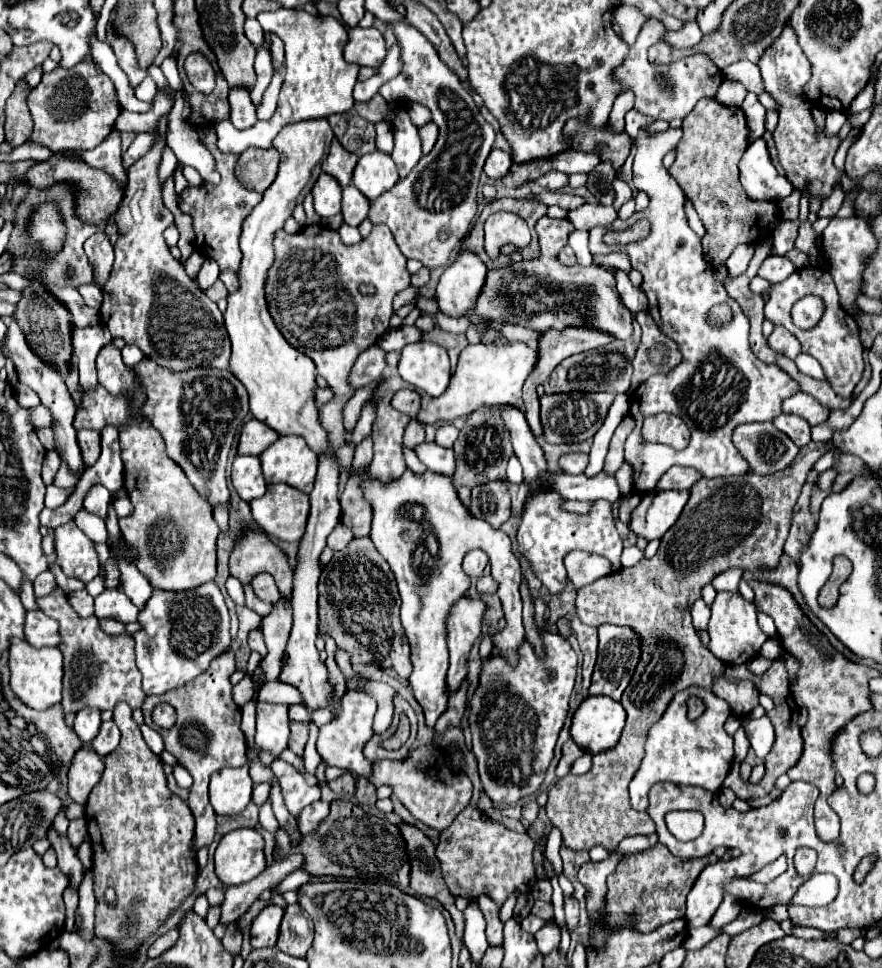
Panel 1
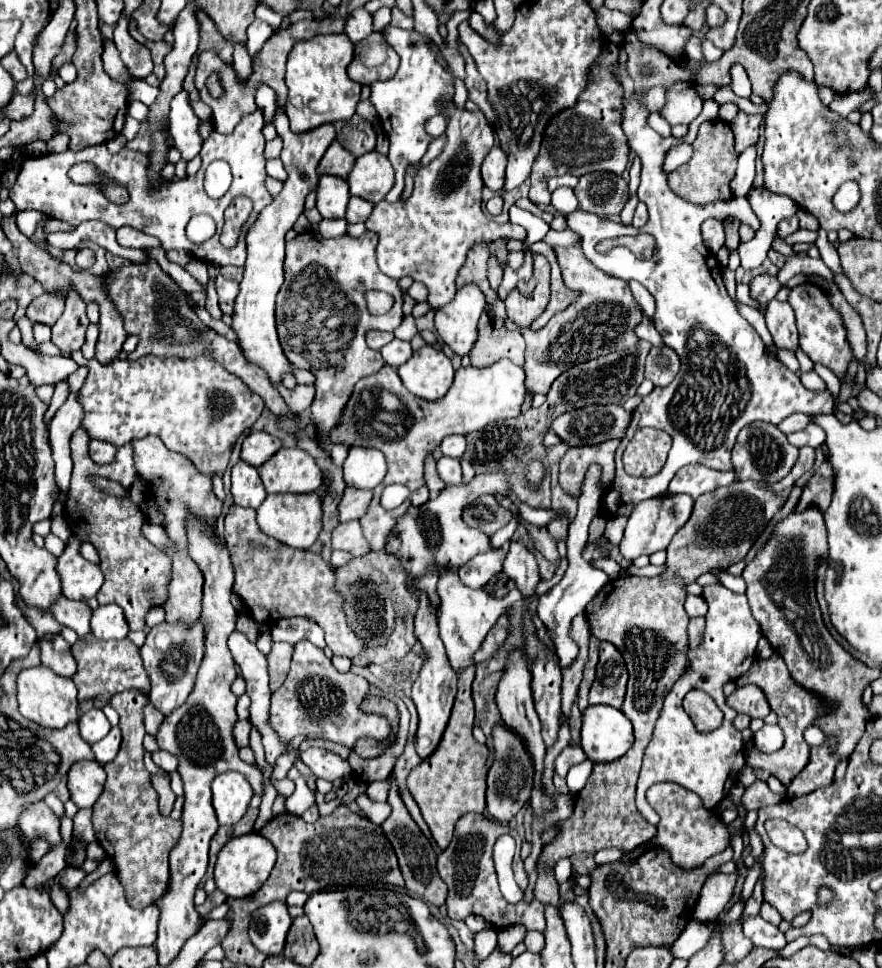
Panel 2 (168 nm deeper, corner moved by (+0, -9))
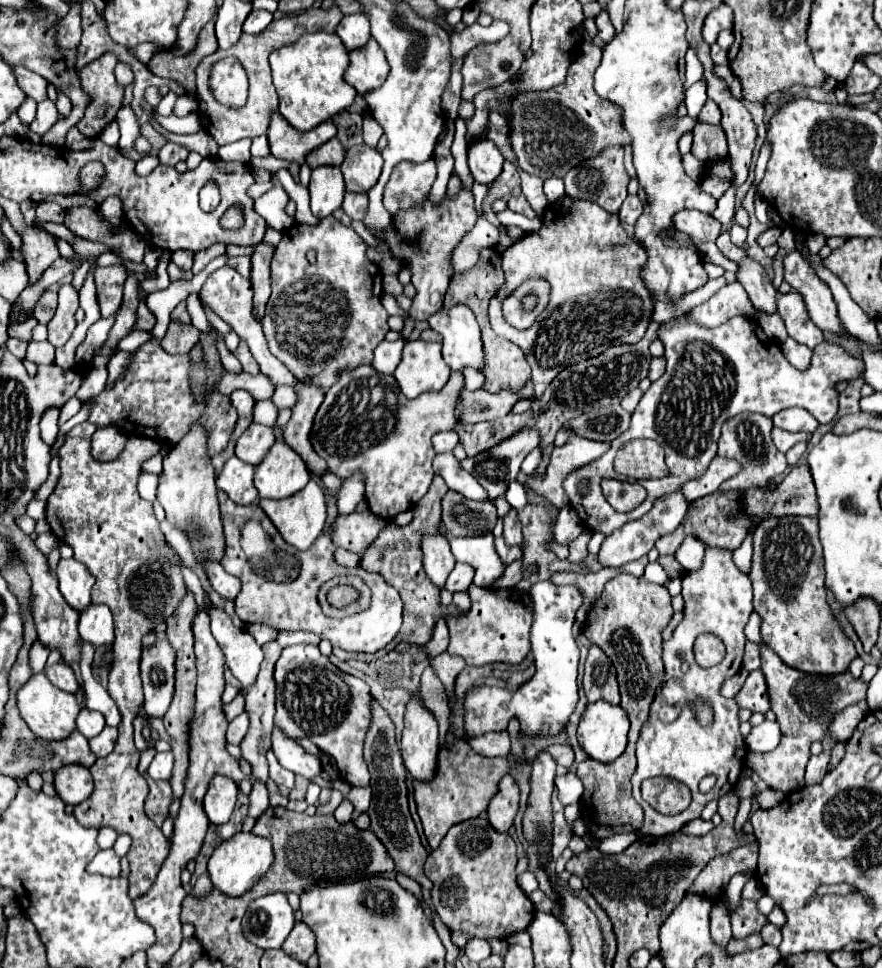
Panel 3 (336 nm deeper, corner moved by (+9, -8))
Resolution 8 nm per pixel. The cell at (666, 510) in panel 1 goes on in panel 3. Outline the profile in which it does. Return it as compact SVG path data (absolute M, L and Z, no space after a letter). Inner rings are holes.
M670 492L670 494L664 494L660 496L652 510L646 512L642 518L638 520L632 520L632 522L626 522L622 528L614 530L602 544L600 552L598 552L598 560L604 564L604 566L622 566L630 560L638 560L642 556L646 556L658 538L674 532L678 528L678 524L684 520L686 516L686 510L688 510L688 502L686 498L682 498L682 492Z

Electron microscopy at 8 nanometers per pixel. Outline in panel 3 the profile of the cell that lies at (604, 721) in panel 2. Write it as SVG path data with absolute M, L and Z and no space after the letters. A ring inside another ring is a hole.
M604 700L586 706L578 724L578 742L590 758L598 762L616 760L626 748L626 736L628 716L620 706Z

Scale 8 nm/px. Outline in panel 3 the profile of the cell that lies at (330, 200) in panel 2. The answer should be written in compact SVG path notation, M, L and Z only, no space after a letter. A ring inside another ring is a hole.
M334 166L314 168L308 190L310 190L310 208L314 216L318 218L330 216L336 208L342 206L344 198L344 178L340 168Z

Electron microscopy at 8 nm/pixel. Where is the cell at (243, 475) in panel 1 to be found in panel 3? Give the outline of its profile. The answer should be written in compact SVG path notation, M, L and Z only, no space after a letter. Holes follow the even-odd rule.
M232 456L224 464L220 476L216 478L216 486L224 490L236 504L246 506L246 504L256 502L258 498L258 490L252 484L252 476L254 476L254 466Z

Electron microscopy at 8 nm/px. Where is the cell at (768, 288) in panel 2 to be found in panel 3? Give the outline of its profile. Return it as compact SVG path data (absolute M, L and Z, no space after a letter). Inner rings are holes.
M734 282L718 290L708 302L692 308L688 318L704 326L720 326L738 314L754 318L754 304L750 302L746 288L740 282Z

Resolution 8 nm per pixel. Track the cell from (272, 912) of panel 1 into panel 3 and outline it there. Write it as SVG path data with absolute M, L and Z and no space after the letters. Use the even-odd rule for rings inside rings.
M274 892L250 902L242 918L242 934L258 948L280 948L294 922L286 894Z

